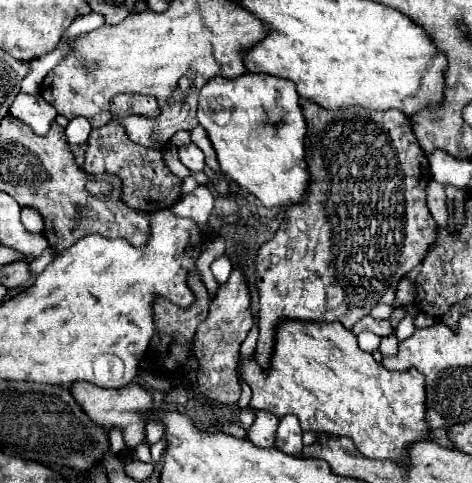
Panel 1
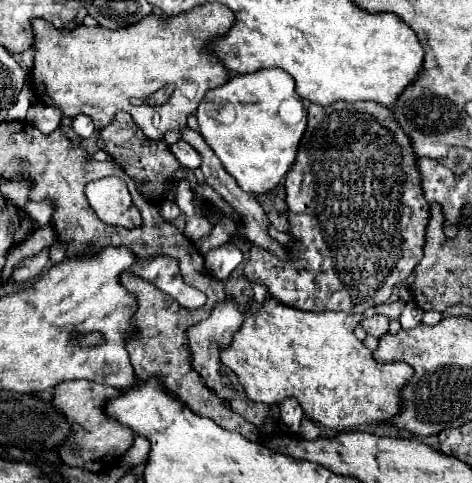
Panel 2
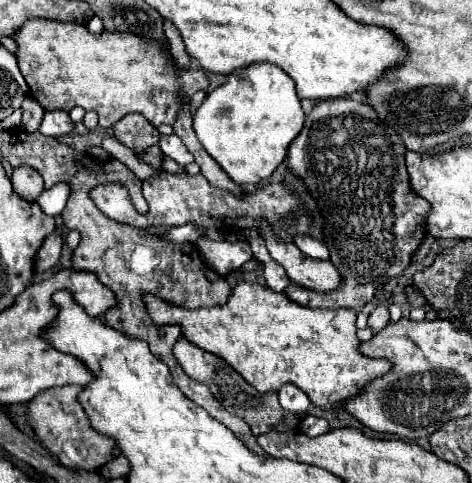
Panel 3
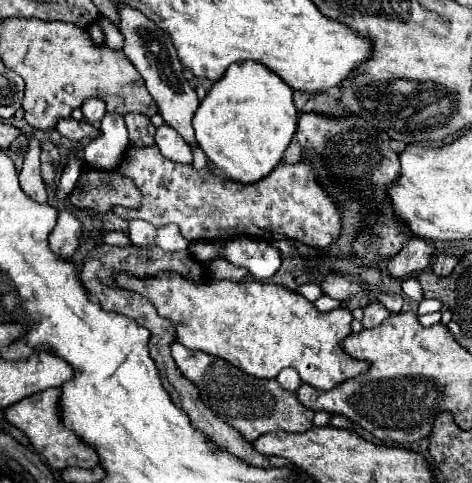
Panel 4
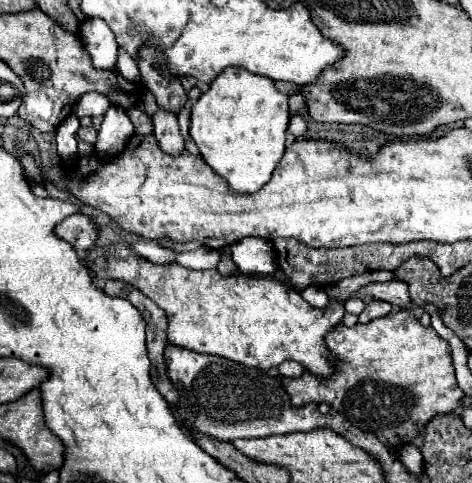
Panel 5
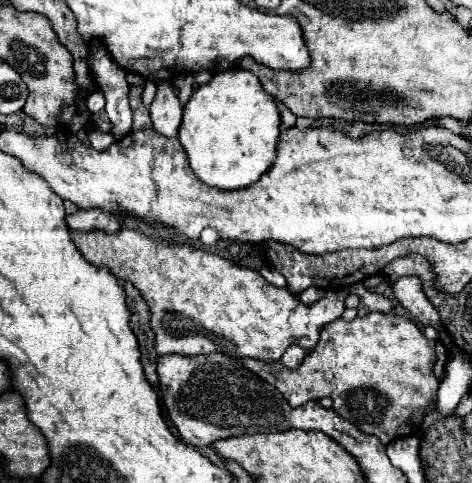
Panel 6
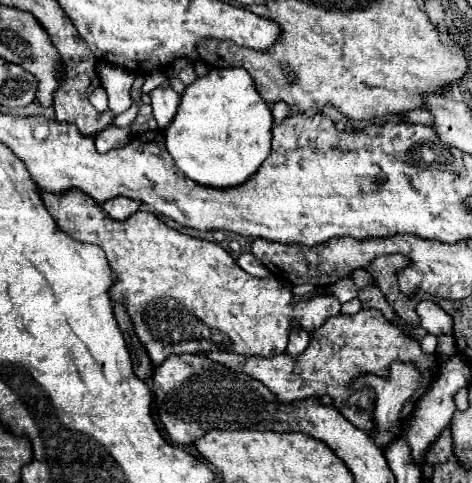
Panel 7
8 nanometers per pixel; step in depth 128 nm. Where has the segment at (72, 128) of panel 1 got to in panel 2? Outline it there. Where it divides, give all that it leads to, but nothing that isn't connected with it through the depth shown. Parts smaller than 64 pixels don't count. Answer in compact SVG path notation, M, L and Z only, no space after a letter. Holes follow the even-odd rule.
M78 114L78 116L72 118L72 128L74 128L74 132L76 132L80 138L90 138L90 136L94 134L94 124L92 124L92 120L90 120L88 116L84 116L84 114Z

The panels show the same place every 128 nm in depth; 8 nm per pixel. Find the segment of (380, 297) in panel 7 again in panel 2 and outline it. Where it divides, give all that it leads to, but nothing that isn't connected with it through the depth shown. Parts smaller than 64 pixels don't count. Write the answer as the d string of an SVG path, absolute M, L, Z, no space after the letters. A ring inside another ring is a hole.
M382 314L372 316L372 318L362 318L360 326L366 330L366 334L380 338L380 336L384 336L388 332L388 318L382 316Z

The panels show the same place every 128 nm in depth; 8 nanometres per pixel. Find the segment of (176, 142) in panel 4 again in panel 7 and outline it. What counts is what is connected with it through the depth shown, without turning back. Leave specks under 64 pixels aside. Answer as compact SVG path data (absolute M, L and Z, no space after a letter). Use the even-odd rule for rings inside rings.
M160 86L150 92L150 98L152 98L152 110L154 110L154 118L158 122L158 128L160 130L168 128L168 124L176 116L176 110L180 104L180 94L174 92L170 86Z

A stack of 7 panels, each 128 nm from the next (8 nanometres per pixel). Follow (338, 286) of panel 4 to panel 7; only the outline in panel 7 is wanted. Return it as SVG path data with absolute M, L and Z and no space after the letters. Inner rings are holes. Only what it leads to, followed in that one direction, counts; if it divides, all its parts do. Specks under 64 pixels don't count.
M422 300L416 306L418 318L420 318L420 326L424 330L428 330L430 334L452 334L452 318L432 300Z

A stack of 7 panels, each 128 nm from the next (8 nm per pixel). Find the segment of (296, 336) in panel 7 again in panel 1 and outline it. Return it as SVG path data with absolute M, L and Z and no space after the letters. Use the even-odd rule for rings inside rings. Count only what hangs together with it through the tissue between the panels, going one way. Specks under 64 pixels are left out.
M292 414L280 418L274 446L280 452L288 454L288 456L296 456L296 458L302 456L300 454L302 448L304 448L304 444L302 444L302 428L300 428L300 422Z

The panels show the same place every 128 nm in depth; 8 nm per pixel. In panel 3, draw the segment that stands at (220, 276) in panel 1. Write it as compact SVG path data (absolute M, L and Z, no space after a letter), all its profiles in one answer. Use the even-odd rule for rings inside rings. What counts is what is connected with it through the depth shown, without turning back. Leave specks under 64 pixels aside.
M202 238L198 242L198 250L204 256L206 264L218 274L228 274L232 270L238 270L244 262L252 258L252 250L248 242Z

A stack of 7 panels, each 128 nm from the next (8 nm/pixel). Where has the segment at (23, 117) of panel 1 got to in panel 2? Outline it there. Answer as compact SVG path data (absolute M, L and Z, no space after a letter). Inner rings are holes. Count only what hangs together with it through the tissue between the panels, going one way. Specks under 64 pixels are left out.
M34 104L34 106L30 106L30 110L26 114L26 122L30 122L42 134L54 132L60 126L60 120L62 120L62 112L54 106L46 106L46 104Z

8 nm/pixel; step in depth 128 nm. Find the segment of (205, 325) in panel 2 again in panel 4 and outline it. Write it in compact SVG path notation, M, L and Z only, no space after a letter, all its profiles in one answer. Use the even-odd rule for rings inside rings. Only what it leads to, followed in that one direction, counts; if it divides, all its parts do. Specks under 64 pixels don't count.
M180 342L172 344L172 358L176 360L176 366L182 370L182 374L198 386L204 404L210 406L222 420L244 432L246 440L254 442L258 436L274 430L306 432L312 428L314 412L304 408L298 402L296 394L280 390L280 384L276 384L276 380L248 380L246 374L230 362L206 352L192 352Z

